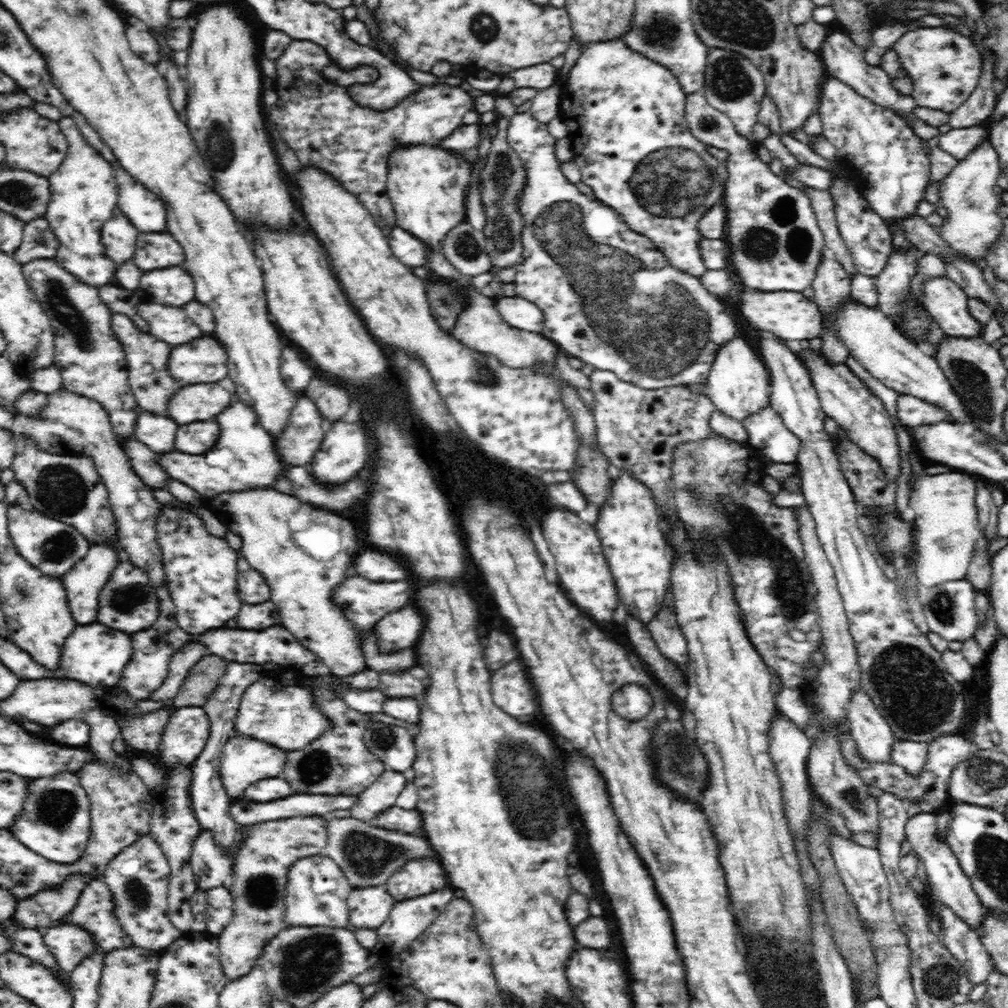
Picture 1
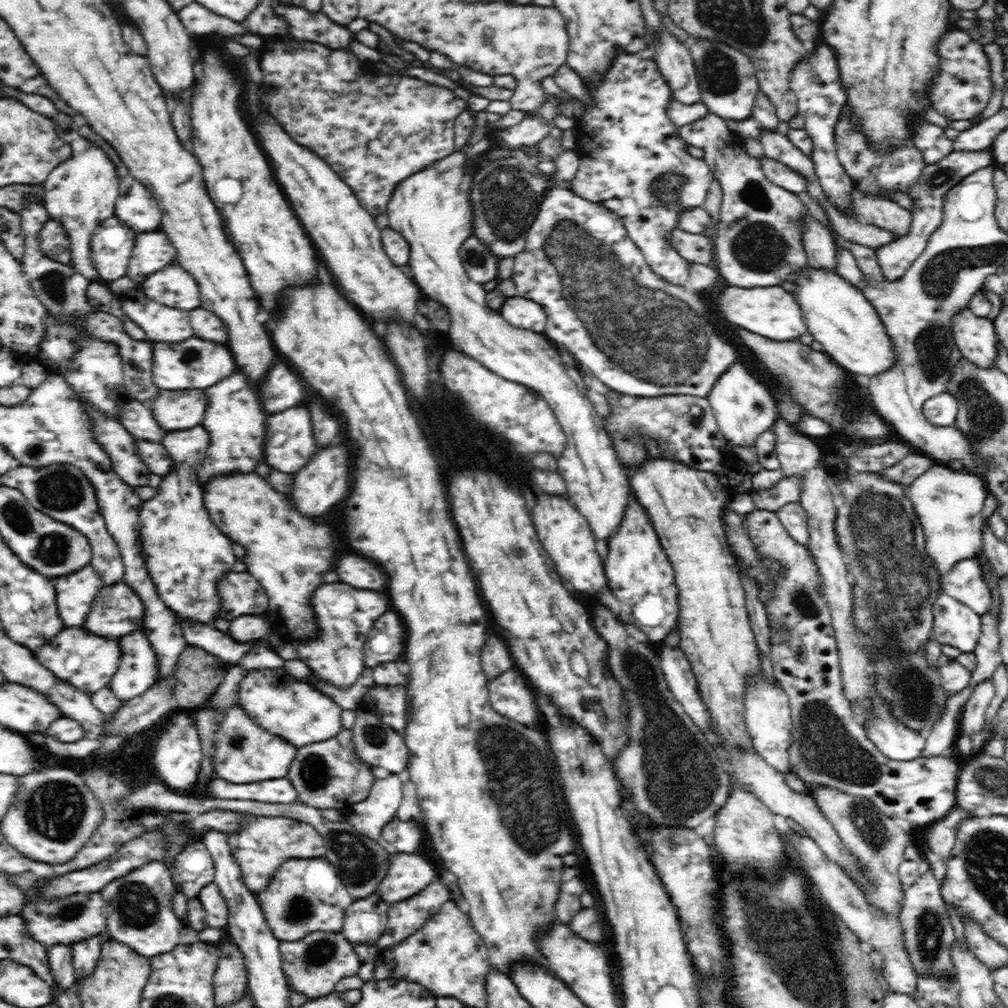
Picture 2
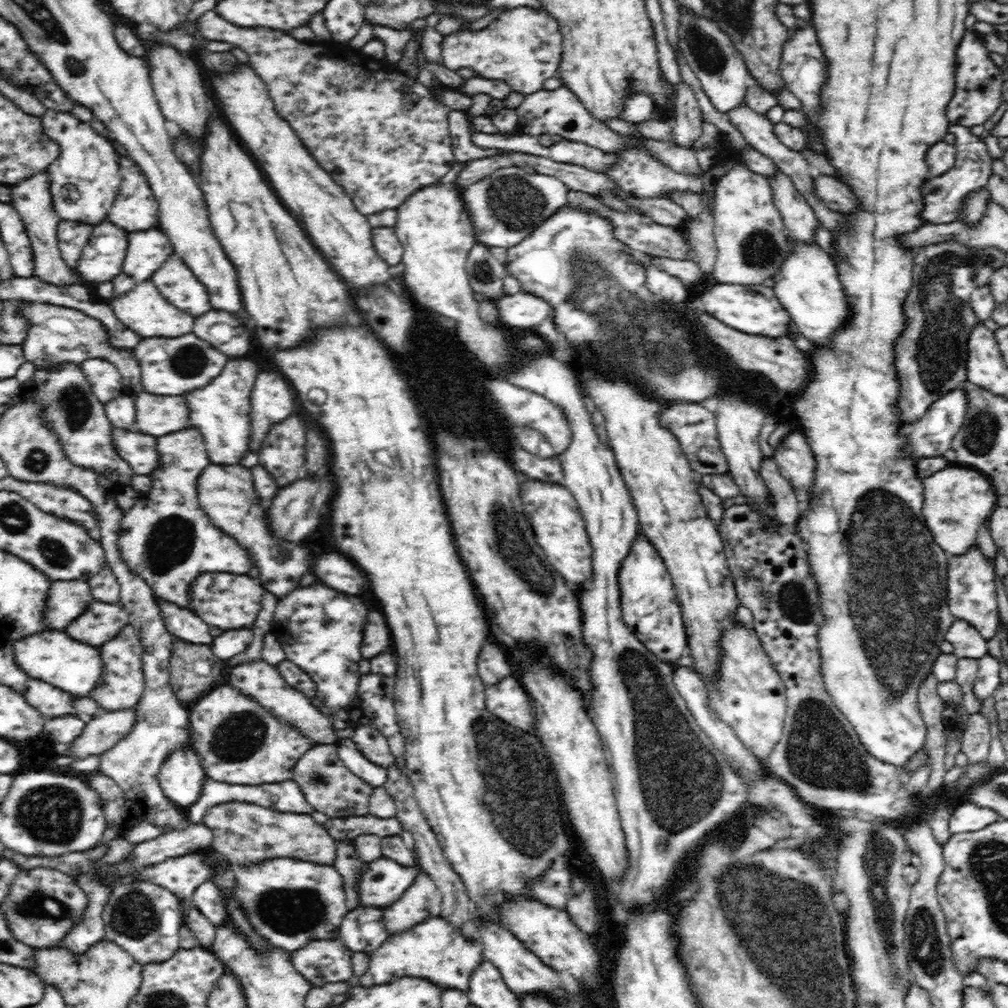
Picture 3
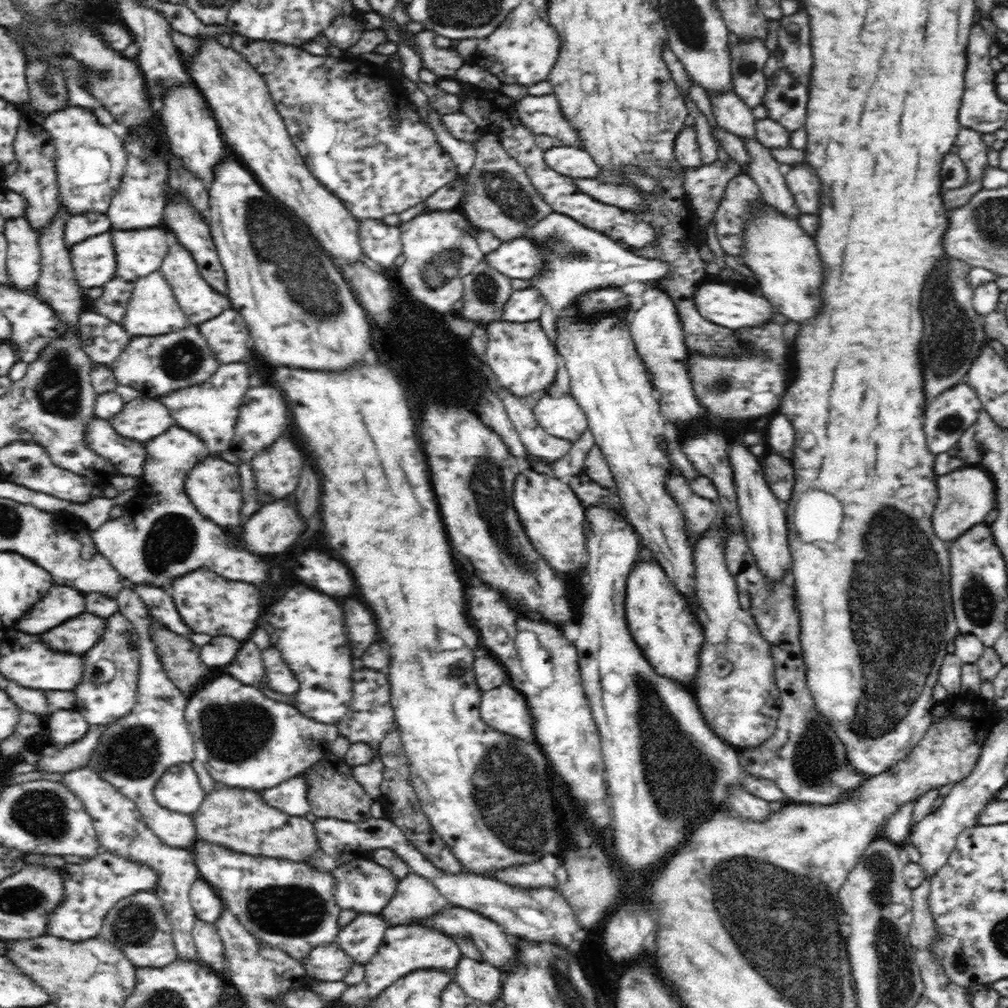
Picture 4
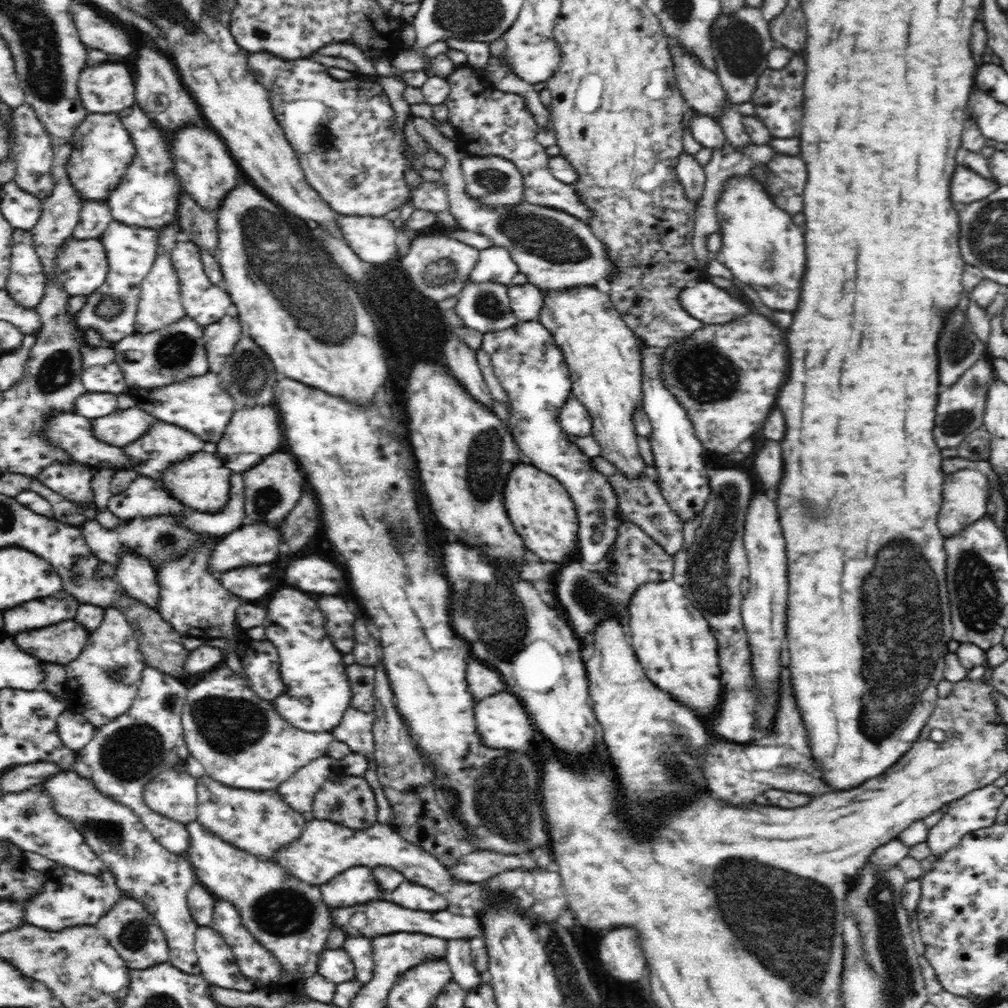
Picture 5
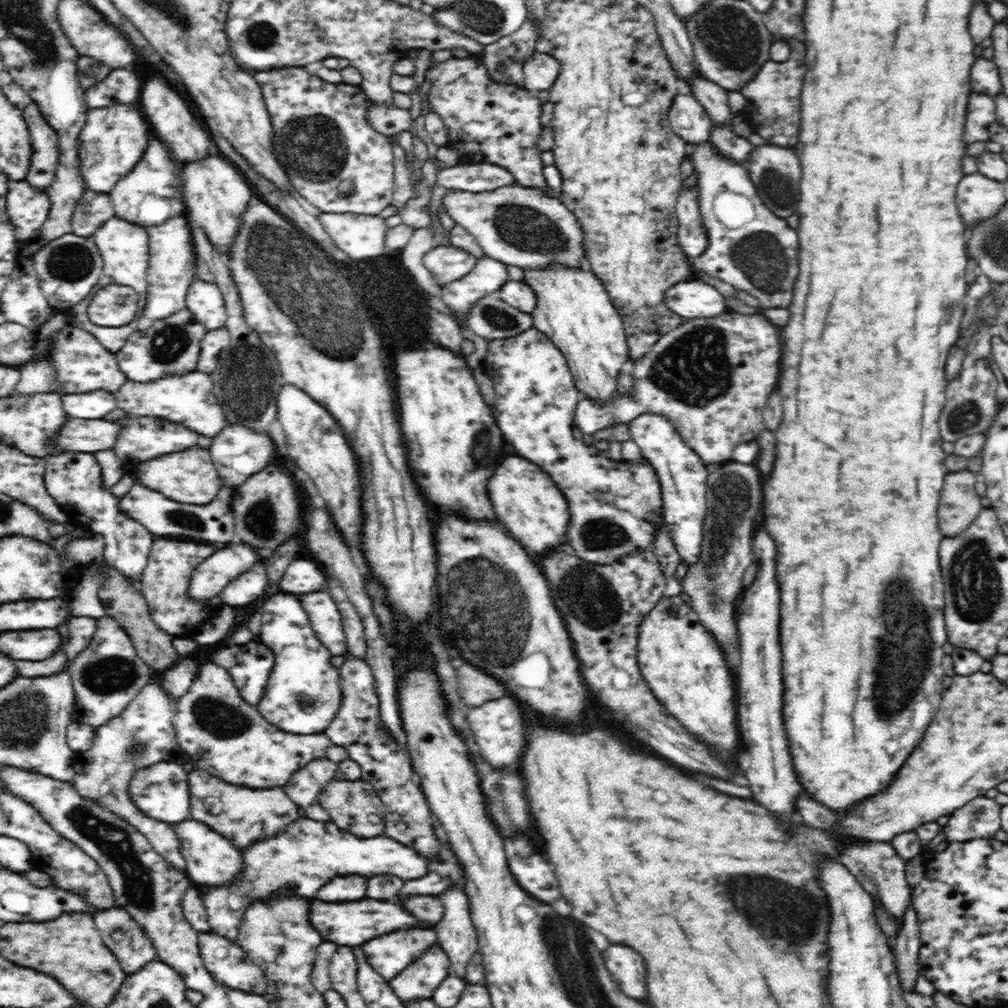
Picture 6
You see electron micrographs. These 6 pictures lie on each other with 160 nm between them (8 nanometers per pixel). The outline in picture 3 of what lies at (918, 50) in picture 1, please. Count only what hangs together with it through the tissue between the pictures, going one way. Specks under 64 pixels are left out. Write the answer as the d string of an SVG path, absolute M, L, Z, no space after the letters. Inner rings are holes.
M968 30L957 49L957 68L953 100L948 104L946 116L951 124L970 128L988 122L988 119L1003 102L1003 72L990 58L983 45L983 36Z

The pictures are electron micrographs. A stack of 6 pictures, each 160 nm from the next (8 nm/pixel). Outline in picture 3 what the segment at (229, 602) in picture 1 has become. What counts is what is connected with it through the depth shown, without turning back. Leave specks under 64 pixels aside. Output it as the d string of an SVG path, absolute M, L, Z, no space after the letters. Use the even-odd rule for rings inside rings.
M190 426L180 432L172 432L168 436L156 438L160 464L149 474L152 488L140 496L134 506L126 509L123 520L120 520L118 551L120 551L123 561L128 565L128 569L152 587L157 599L176 604L182 608L189 608L191 605L189 588L199 575L216 572L248 575L254 566L250 562L250 554L241 548L235 539L220 532L218 527L214 527L200 507L196 492L196 480L198 480L200 472L210 464L210 458L208 458L206 446L204 446L204 438L200 434L198 429Z

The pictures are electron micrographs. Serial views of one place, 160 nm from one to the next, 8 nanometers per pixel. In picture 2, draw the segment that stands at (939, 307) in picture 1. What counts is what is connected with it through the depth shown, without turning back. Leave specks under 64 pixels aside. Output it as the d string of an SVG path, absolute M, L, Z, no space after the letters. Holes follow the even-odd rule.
M966 308L964 311L952 316L952 338L961 350L963 358L972 361L978 368L996 366L999 340L995 333L993 321L976 316L970 311L970 308Z

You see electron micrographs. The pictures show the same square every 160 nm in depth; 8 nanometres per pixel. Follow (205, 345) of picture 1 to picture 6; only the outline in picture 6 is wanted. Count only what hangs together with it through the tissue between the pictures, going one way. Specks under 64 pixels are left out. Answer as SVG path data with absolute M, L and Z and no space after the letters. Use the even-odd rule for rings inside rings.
M186 307L180 312L157 320L145 331L134 331L124 348L116 352L120 370L134 382L150 382L164 376L174 376L180 372L196 370L201 351L201 342L207 328L198 322Z

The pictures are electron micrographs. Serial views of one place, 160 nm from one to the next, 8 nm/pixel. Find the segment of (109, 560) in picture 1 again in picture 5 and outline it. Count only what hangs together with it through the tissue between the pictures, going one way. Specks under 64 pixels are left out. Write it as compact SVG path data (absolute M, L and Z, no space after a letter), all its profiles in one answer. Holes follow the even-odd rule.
M63 588L44 600L30 600L28 604L6 609L4 626L10 634L44 628L62 620L72 620L80 605L81 602Z

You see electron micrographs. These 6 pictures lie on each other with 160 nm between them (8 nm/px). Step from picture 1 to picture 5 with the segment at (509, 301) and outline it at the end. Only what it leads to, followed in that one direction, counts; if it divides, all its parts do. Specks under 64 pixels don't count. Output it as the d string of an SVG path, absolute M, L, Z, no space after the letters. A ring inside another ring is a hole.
M507 285L510 307L514 315L524 321L536 321L544 306L543 293L536 285Z

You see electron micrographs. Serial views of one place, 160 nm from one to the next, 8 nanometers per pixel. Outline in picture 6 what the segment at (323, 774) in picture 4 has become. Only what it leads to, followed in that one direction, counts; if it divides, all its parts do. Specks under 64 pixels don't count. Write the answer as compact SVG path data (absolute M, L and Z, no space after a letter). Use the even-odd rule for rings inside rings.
M332 780L319 796L320 805L328 811L330 820L343 831L354 836L372 837L380 836L385 832L384 803L376 795L374 787L369 782L358 780Z

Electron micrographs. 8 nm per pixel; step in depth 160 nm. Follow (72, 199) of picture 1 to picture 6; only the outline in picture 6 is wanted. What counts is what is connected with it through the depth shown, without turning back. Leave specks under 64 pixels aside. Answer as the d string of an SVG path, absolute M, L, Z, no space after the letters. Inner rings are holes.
M116 104L90 109L79 134L79 172L85 188L108 195L115 184L132 172L141 160L151 133L153 131L146 116L136 106Z

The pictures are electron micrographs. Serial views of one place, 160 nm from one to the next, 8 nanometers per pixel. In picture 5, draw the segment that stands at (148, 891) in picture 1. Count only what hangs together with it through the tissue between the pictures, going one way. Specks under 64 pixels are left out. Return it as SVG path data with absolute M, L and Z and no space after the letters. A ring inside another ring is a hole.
M122 898L99 918L95 927L108 940L108 944L119 952L130 969L144 970L155 964L168 962L169 948L164 933L153 915L139 900Z

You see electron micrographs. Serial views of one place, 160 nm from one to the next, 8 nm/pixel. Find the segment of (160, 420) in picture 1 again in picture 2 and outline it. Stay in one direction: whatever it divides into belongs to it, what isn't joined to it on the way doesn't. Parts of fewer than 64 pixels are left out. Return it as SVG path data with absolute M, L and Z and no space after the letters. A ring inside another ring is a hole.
M134 399L127 402L119 412L118 421L136 439L160 443L161 438L167 433L157 424L148 405Z

